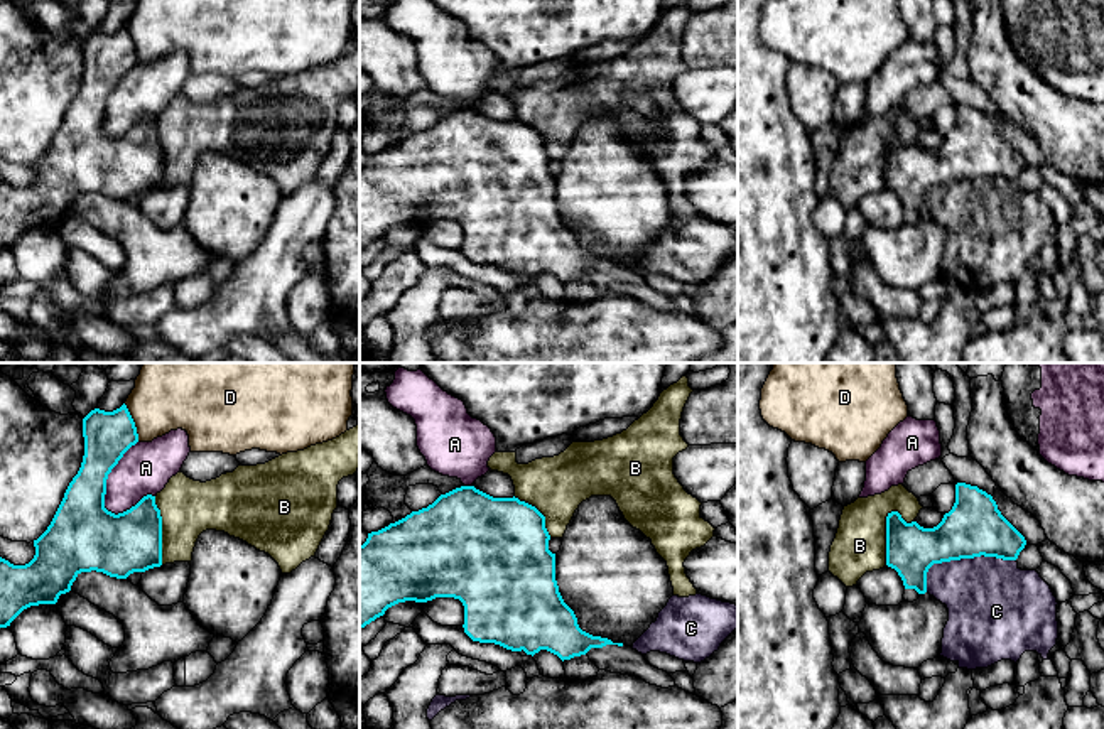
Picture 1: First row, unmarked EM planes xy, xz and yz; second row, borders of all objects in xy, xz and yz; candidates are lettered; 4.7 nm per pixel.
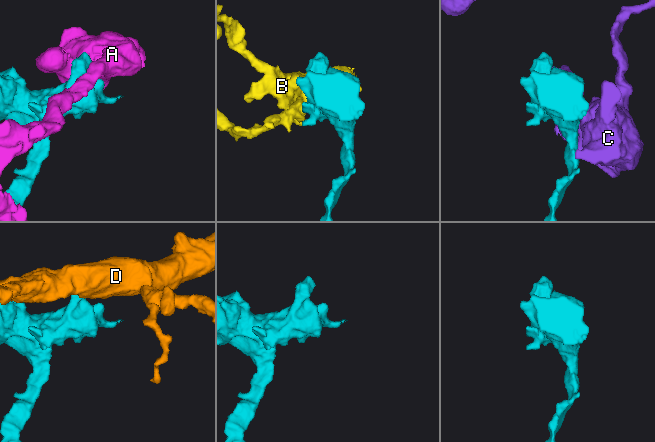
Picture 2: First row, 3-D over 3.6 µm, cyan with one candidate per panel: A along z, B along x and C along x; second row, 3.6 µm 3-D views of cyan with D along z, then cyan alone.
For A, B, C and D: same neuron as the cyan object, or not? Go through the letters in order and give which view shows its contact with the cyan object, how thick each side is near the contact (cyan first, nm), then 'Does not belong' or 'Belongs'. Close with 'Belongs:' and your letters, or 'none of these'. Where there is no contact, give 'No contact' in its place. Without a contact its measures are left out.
A: Touches cyan in xy. Thickness 280 nm (cyan) against 240 nm. Does not belong
B: Touches cyan in yz. Thickness 240 nm (cyan) against 260 nm. Does not belong
C: Touches cyan in yz. Thickness 280 nm (cyan) against 400 nm. Does not belong
D: Touches cyan in xy. Thickness 220 nm (cyan) against 360 nm. Does not belong
Belongs: none of these

